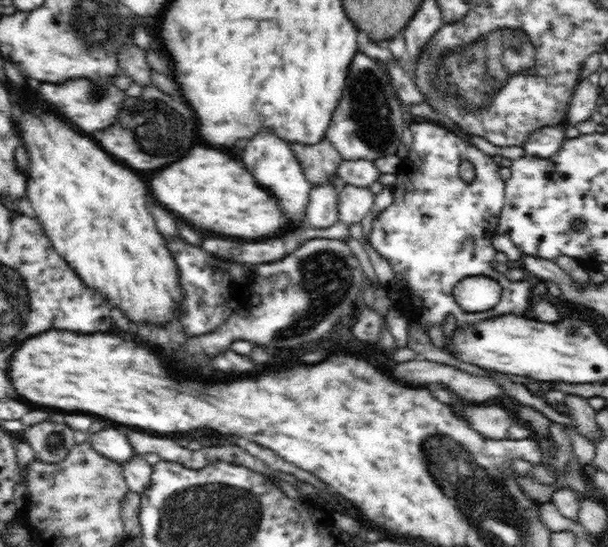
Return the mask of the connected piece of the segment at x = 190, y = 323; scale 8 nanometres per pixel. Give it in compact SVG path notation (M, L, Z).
M181 237L178 240L170 238L166 240L166 243L179 270L179 283L181 294L183 294L179 322L184 326L189 337L214 332L236 312L249 309L248 300L252 293L252 282L254 282L252 266L228 262L227 259L222 260L201 247L188 244Z

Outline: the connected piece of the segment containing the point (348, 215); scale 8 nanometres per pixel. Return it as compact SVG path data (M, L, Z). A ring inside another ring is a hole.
M346 184L338 196L339 221L346 226L360 223L372 209L375 195L371 188L359 188Z

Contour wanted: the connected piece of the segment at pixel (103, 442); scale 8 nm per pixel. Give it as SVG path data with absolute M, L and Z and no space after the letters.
M116 428L88 433L87 440L99 454L116 463L126 463L138 456L126 434Z

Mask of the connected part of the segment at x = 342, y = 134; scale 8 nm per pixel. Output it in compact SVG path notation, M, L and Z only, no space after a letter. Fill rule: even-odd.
M359 50L349 66L342 98L332 112L325 136L344 160L366 159L373 162L380 157L396 155L404 126L409 124L404 120L404 112L401 111L404 104L395 93L390 75L381 62Z

